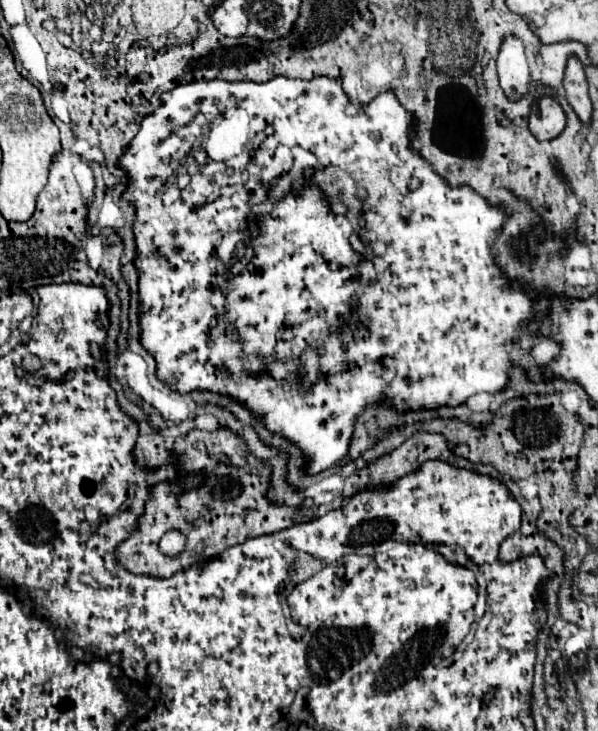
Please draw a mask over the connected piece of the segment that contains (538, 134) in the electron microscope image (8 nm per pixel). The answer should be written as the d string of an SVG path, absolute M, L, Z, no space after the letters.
M541 98L531 106L529 130L537 140L553 140L565 130L565 114L551 98Z

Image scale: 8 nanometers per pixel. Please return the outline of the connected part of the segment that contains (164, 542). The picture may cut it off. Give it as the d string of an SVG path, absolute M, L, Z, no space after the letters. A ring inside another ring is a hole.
M169 530L163 534L159 542L159 550L165 556L175 558L185 550L185 544L187 544L187 536L181 530Z

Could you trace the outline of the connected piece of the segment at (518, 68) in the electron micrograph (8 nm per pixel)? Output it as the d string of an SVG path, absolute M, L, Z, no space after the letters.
M515 36L505 38L497 58L497 72L499 72L501 88L509 100L517 102L529 92L531 74L523 54L523 44L519 38Z

